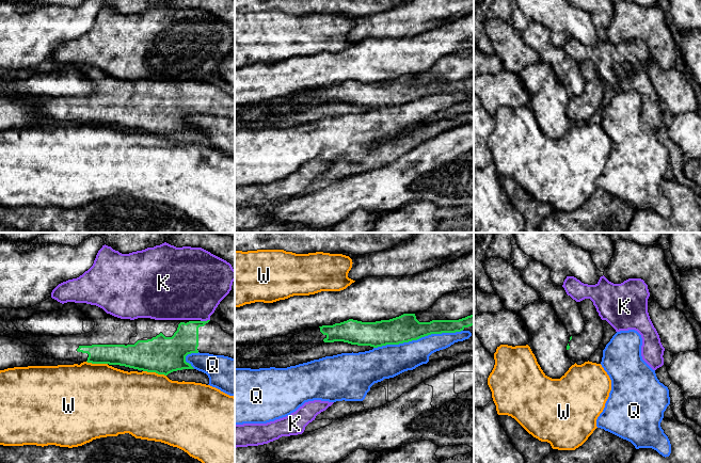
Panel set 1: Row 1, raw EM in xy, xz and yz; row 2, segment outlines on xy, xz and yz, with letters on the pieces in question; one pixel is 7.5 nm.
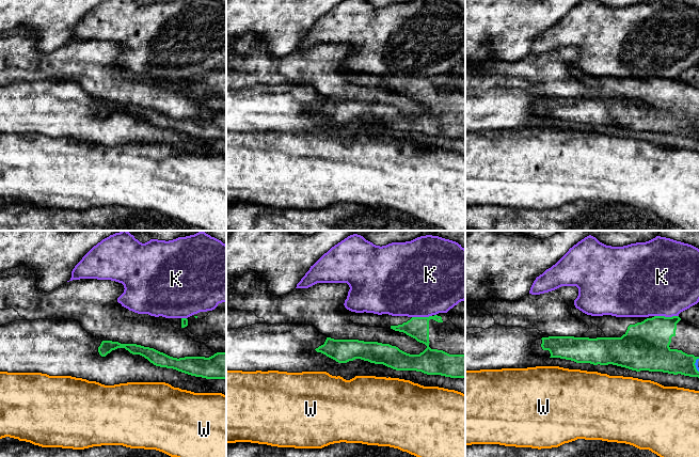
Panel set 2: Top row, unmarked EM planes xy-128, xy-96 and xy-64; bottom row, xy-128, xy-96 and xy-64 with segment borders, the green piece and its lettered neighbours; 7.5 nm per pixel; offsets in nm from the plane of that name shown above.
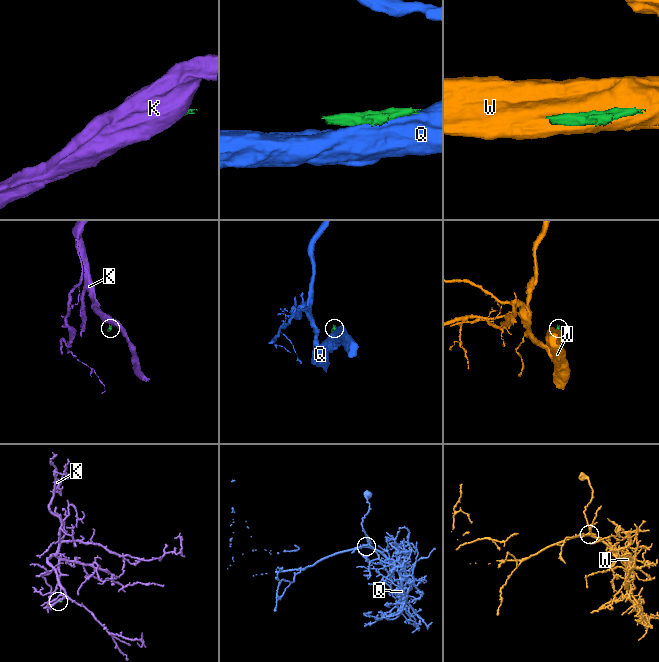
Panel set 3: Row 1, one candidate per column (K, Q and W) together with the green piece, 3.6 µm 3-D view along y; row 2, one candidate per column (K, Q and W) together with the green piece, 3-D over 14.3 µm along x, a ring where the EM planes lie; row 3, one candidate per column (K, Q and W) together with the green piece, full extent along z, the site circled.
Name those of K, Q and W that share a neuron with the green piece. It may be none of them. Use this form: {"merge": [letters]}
{"merge": []}

